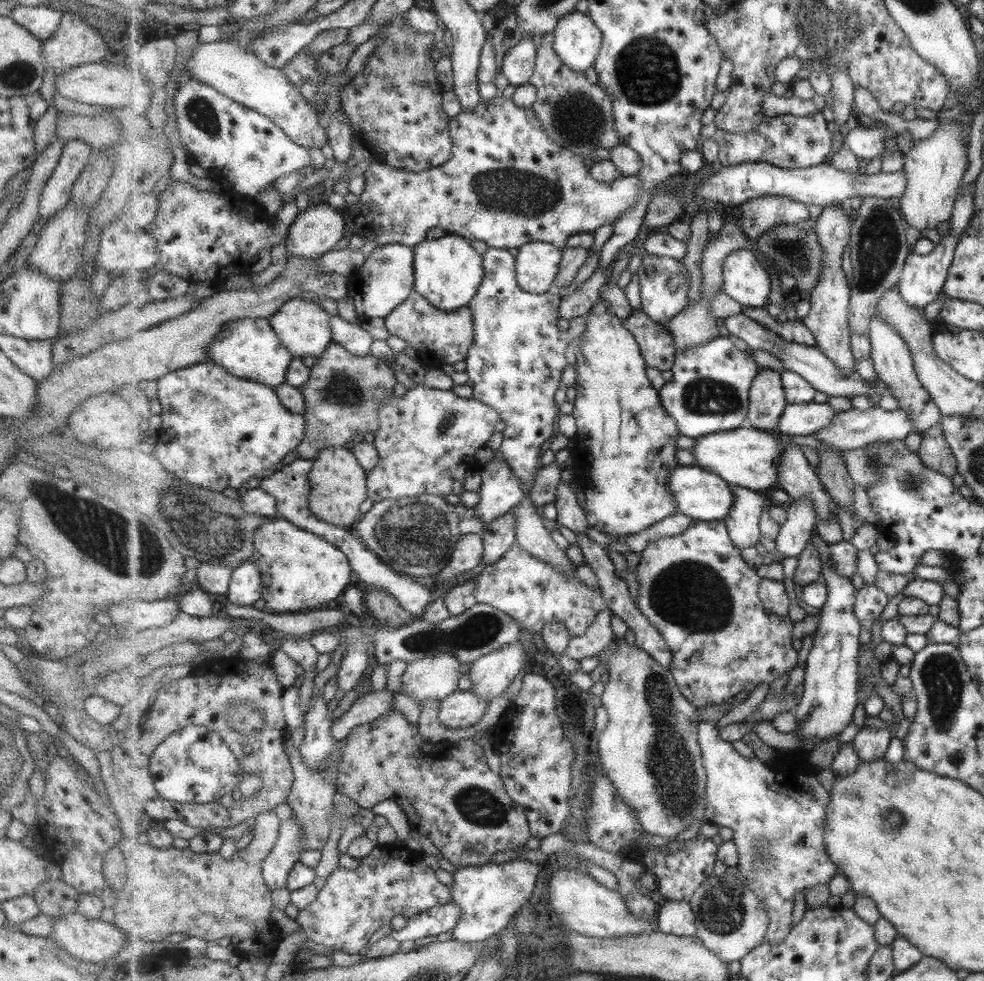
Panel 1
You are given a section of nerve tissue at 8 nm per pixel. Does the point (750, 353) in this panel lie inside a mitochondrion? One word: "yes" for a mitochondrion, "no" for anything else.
no

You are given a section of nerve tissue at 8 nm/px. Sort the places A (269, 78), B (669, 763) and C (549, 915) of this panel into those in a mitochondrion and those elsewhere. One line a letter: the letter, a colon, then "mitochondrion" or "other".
A: other
B: mitochondrion
C: other

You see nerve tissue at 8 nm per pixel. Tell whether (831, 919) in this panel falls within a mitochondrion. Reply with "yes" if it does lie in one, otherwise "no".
no

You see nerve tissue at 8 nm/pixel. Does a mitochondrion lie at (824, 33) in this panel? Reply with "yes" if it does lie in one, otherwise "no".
yes

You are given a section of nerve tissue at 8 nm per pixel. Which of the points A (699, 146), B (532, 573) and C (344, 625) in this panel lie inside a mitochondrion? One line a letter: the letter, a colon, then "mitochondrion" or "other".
A: other
B: other
C: other

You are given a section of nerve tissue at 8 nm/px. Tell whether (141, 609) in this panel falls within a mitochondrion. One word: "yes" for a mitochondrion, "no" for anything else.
no

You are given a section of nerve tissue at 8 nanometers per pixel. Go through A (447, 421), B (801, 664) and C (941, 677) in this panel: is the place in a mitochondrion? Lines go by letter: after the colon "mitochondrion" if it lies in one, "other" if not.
A: mitochondrion
B: other
C: mitochondrion

